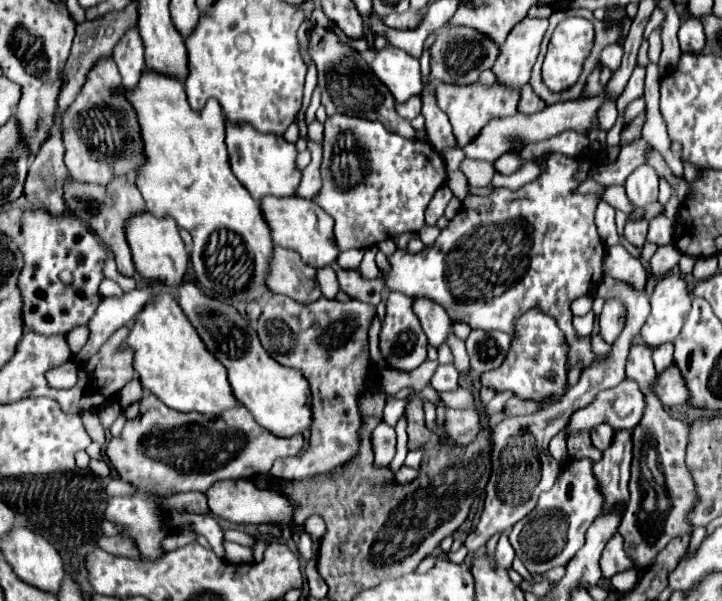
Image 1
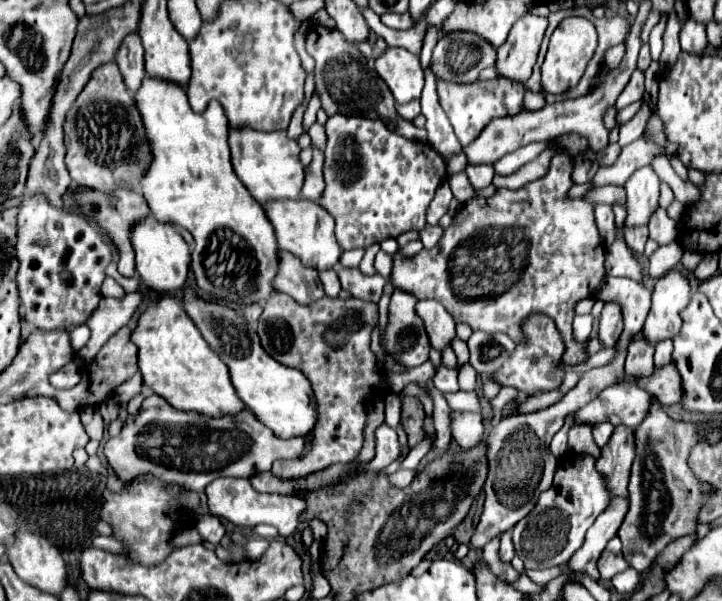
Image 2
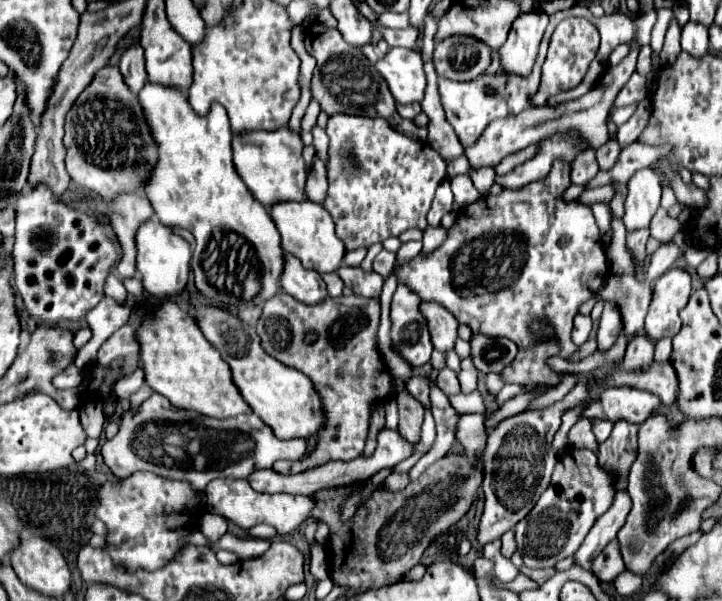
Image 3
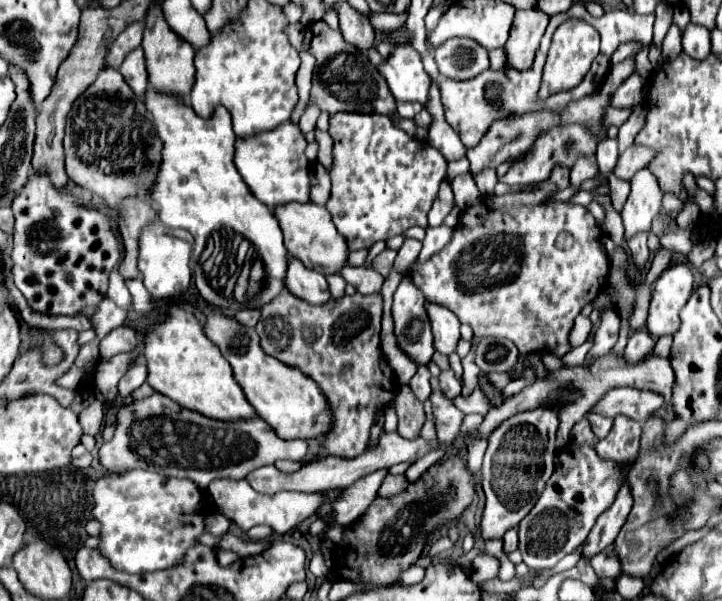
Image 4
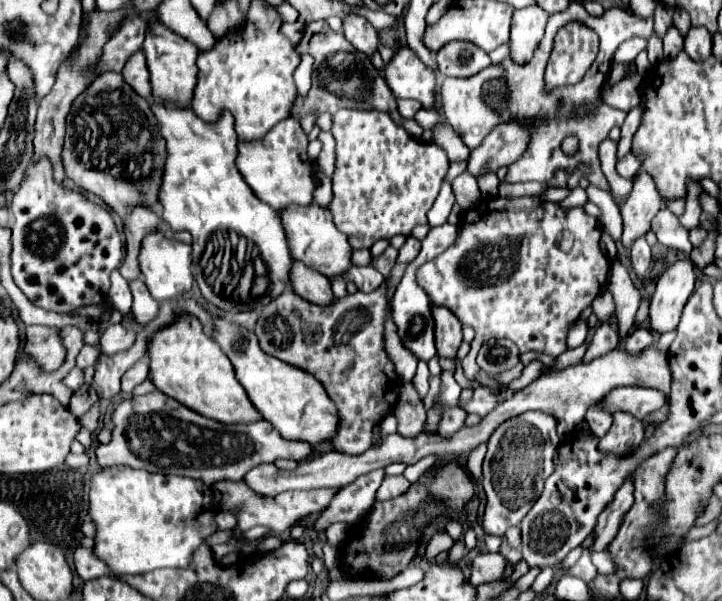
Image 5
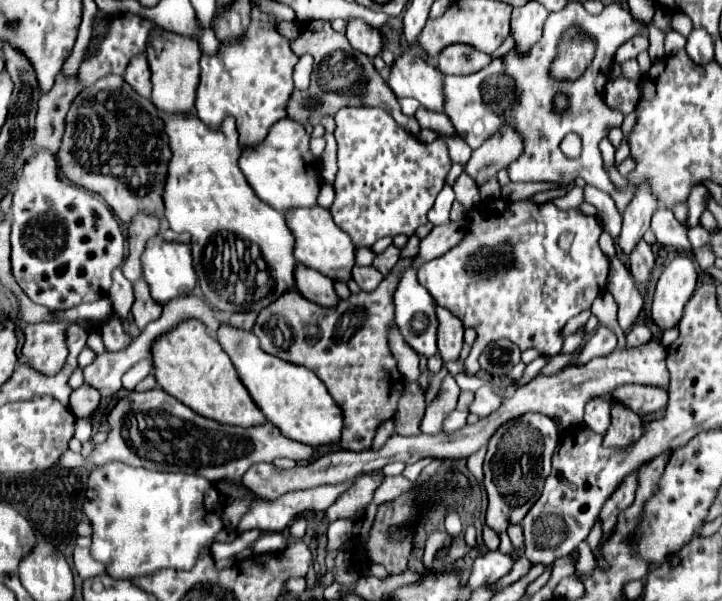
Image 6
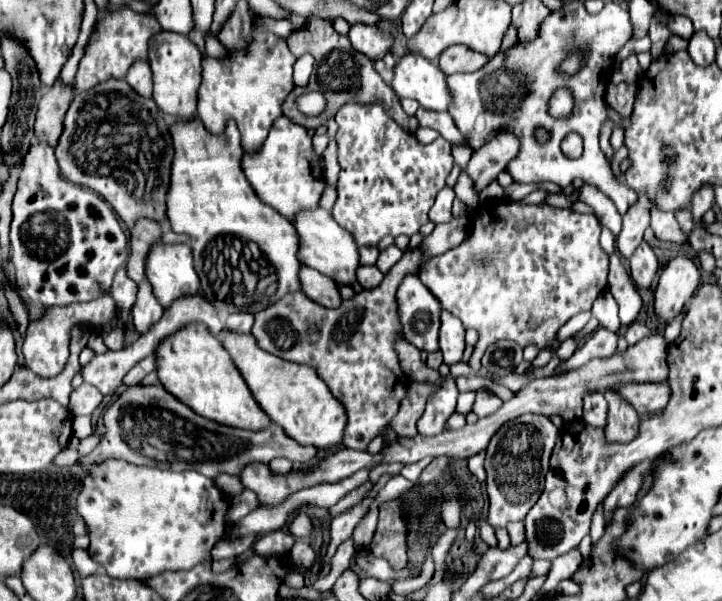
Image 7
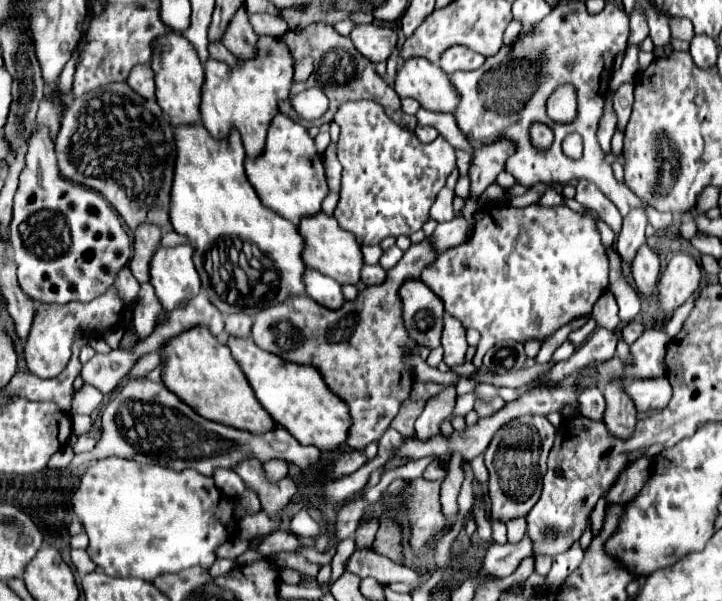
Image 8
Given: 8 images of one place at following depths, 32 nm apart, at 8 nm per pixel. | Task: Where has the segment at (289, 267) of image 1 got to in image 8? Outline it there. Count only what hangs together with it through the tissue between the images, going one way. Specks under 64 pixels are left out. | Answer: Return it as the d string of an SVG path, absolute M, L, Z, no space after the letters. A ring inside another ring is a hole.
M306 270L304 284L306 284L306 294L326 308L340 308L346 302L342 294L342 286L336 284L336 280L316 270Z

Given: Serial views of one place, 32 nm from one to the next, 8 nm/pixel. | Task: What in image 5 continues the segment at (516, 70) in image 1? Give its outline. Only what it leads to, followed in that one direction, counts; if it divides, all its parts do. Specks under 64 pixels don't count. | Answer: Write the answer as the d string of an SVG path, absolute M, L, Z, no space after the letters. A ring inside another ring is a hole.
M538 4L514 10L510 30L510 54L516 62L522 64L532 58L532 52L544 34L546 20L548 12Z

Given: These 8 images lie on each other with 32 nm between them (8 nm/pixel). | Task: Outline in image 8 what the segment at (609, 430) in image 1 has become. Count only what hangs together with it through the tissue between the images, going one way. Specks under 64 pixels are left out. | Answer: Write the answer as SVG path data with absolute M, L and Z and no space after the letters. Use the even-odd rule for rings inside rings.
M598 386L584 388L578 396L578 408L580 408L582 416L586 416L590 420L602 420L604 418L604 408L606 408L602 390Z

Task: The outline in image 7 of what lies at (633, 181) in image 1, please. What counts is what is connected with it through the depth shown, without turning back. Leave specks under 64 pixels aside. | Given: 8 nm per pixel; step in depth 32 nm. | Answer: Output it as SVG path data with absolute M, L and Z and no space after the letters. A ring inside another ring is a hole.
M640 196L638 204L624 214L622 232L616 238L616 250L624 258L630 258L632 252L644 242L644 230L650 226L650 208L652 202L646 196Z

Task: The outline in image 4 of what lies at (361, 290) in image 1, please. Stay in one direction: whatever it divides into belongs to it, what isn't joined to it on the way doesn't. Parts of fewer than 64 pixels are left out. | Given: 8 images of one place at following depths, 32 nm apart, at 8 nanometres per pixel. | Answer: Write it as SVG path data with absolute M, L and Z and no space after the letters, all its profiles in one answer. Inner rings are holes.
M346 266L340 274L342 274L342 278L344 278L348 284L352 284L360 294L380 292L382 282L384 282L384 276L378 274L372 266L360 266L360 268Z

